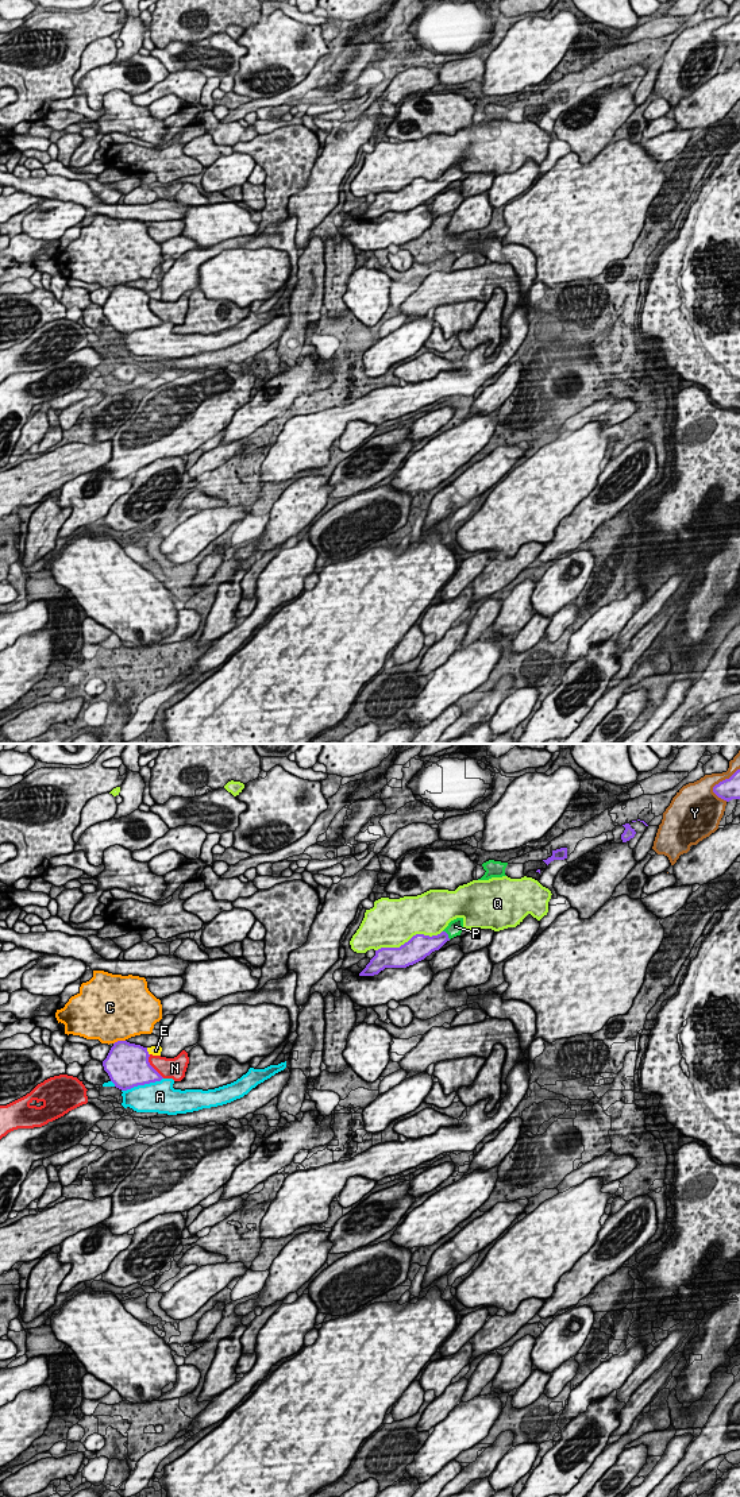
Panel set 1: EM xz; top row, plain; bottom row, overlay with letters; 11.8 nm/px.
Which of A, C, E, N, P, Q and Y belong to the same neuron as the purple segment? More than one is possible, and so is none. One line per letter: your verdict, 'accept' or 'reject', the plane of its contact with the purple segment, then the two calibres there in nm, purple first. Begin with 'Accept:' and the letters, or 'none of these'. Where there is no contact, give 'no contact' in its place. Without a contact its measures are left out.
Accept: P
A: reject; meets purple in xz; 460 nm thick on the purple side, 360 nm on the other
C: reject; meets purple in xz; 440 nm thick on the purple side, 480 nm on the other
E: reject; meets purple in xz; 440 nm thick on the purple side, 130 nm on the other
N: reject; meets purple in xz; 440 nm thick on the purple side, 260 nm on the other
P: accept; meets purple in xz; 190 nm thick on the purple side, 170 nm on the other
Q: reject; meets purple in xz; 300 nm thick on the purple side, 500 nm on the other
Y: reject; meets purple in xz; 260 nm thick on the purple side, 260 nm on the other

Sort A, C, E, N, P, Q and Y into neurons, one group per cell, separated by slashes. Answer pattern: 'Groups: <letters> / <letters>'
Groups: A / C / E / N / P / Q / Y

